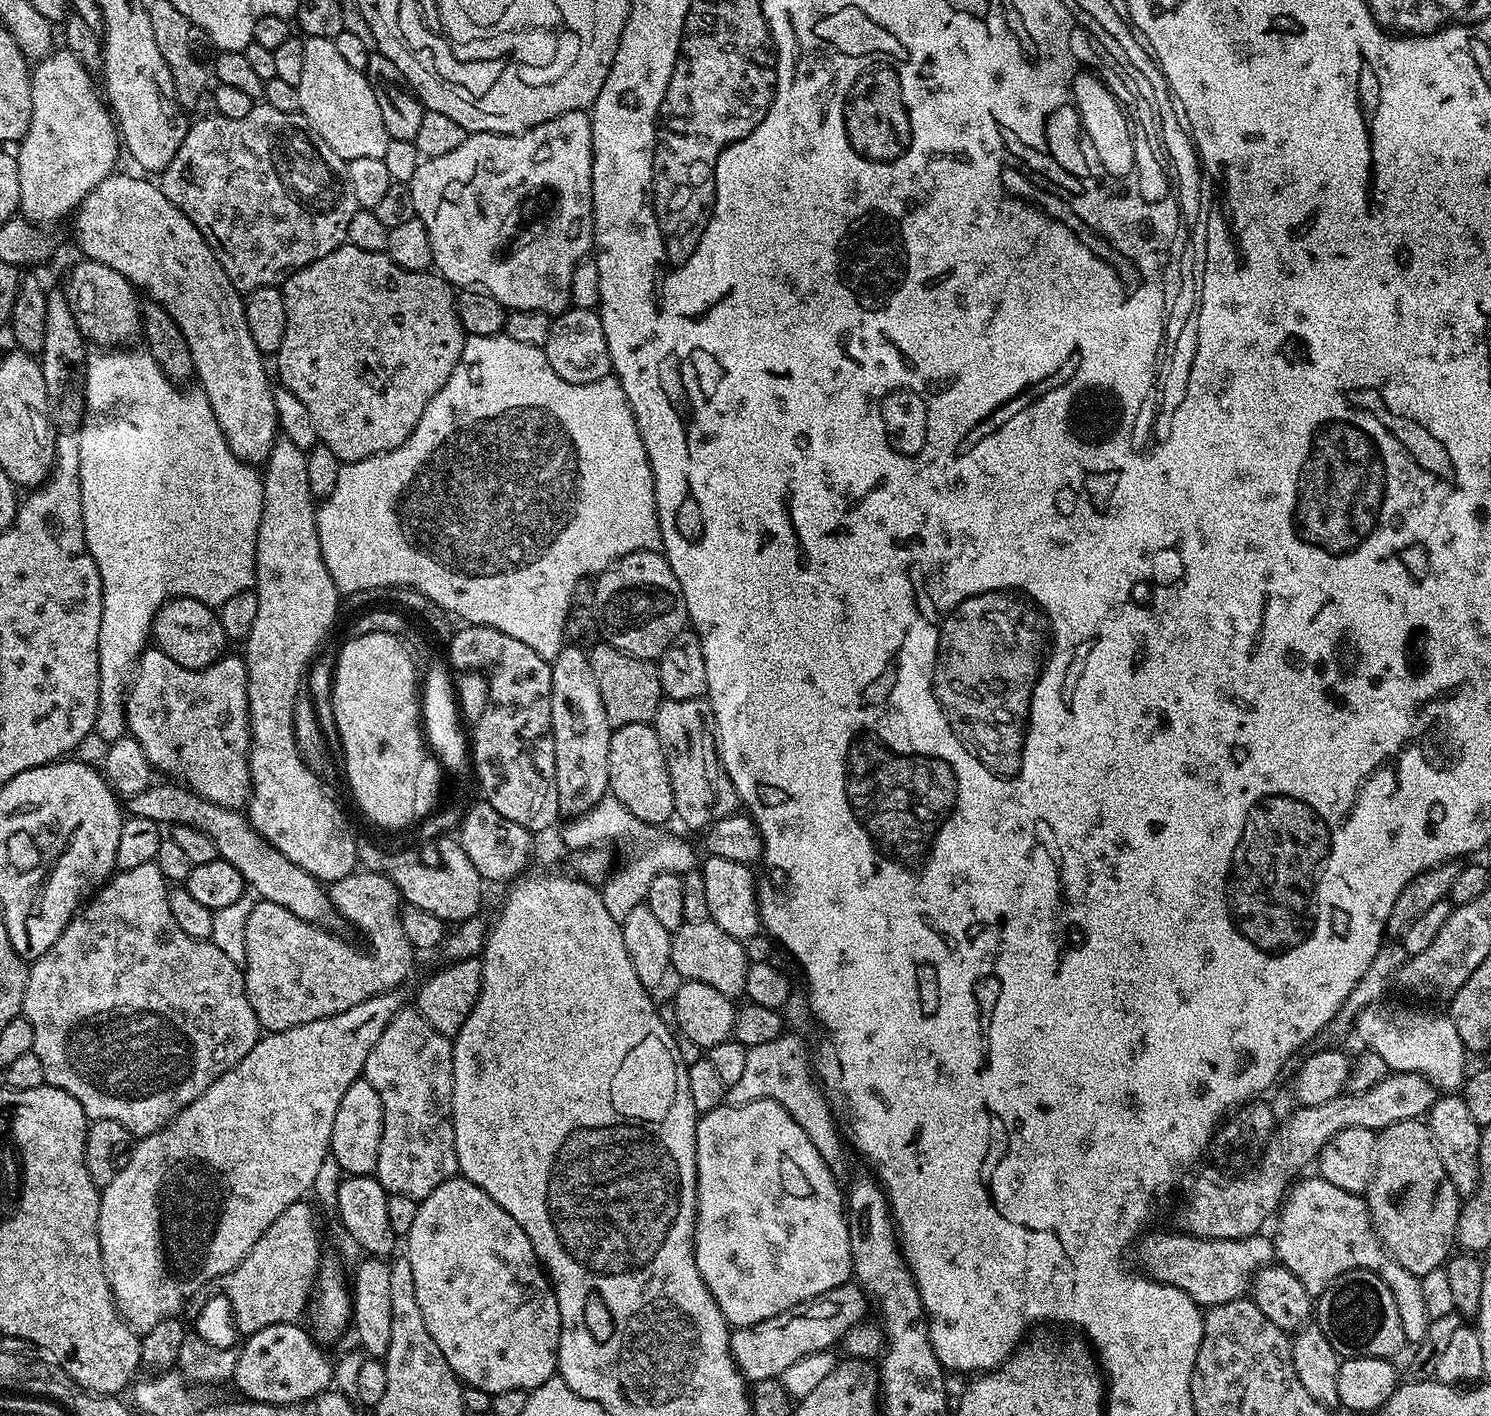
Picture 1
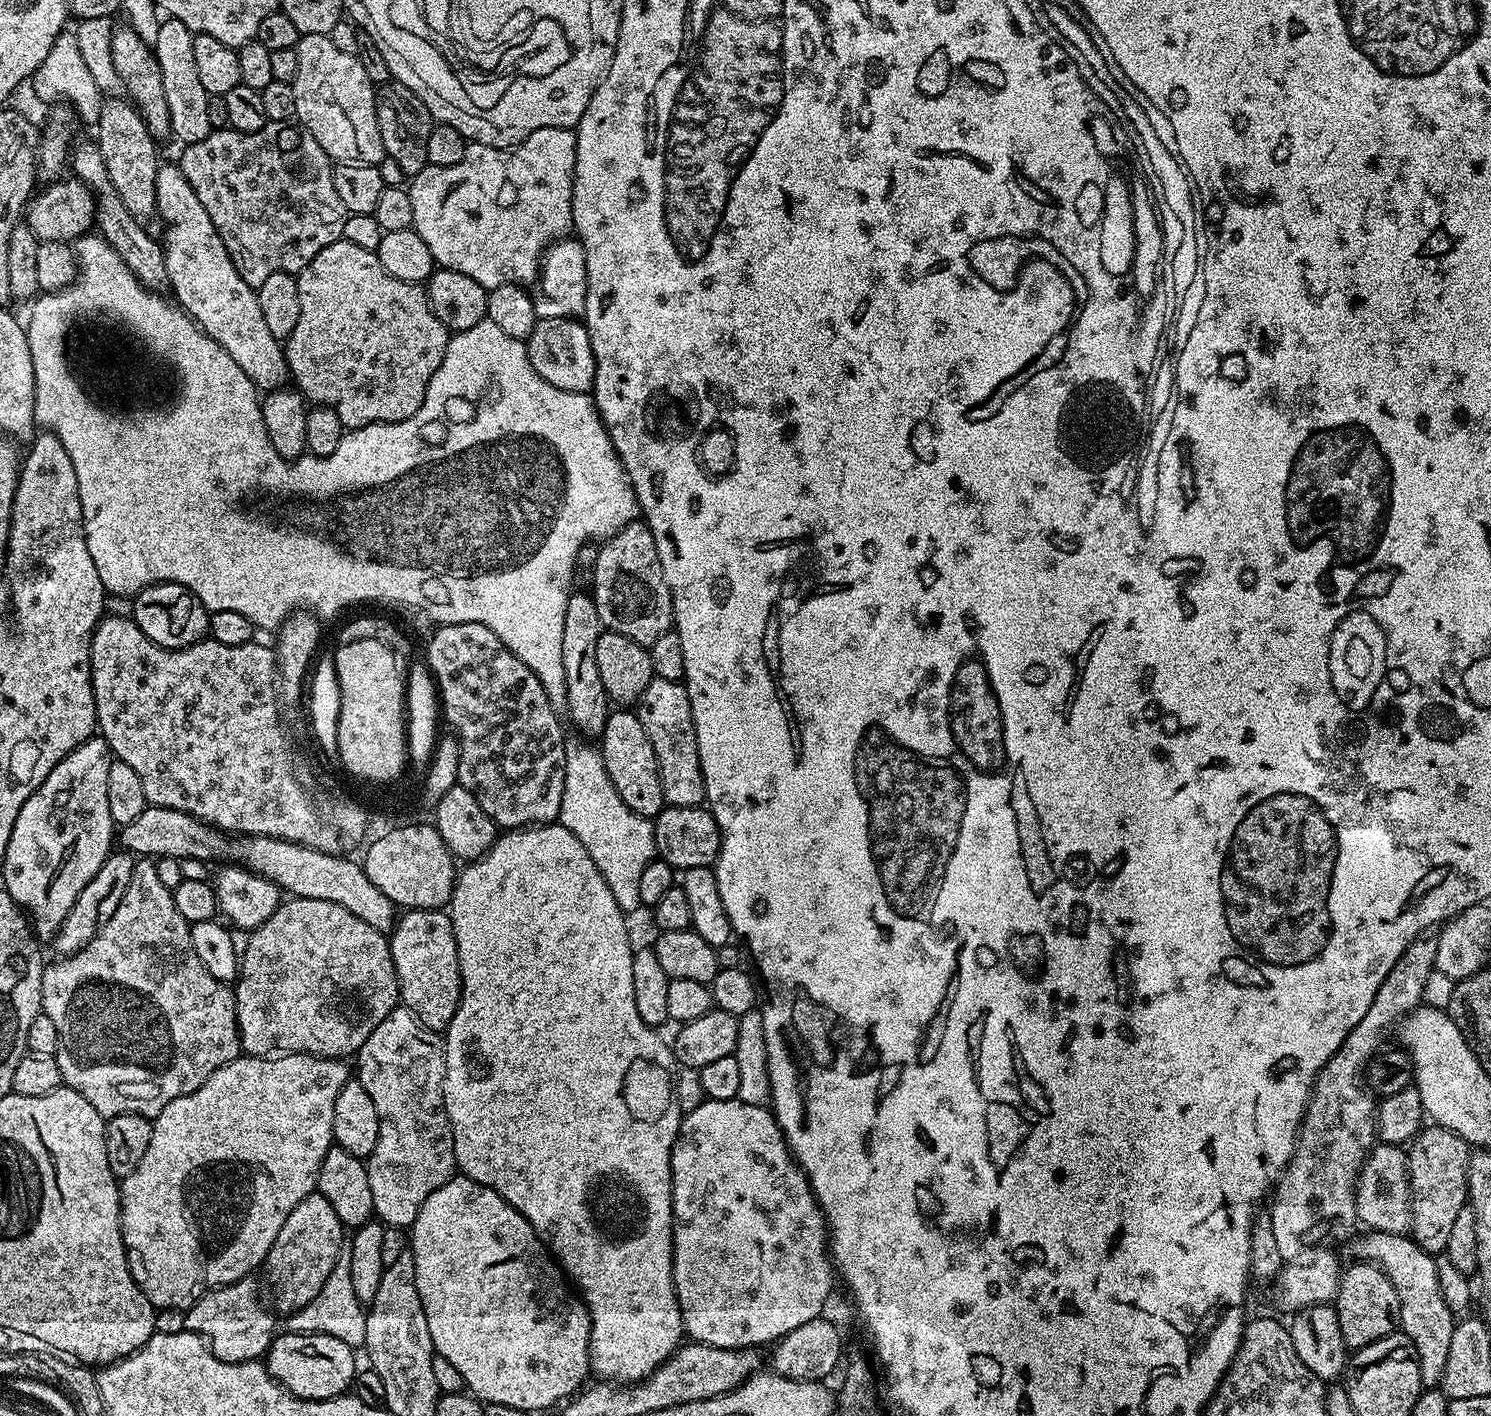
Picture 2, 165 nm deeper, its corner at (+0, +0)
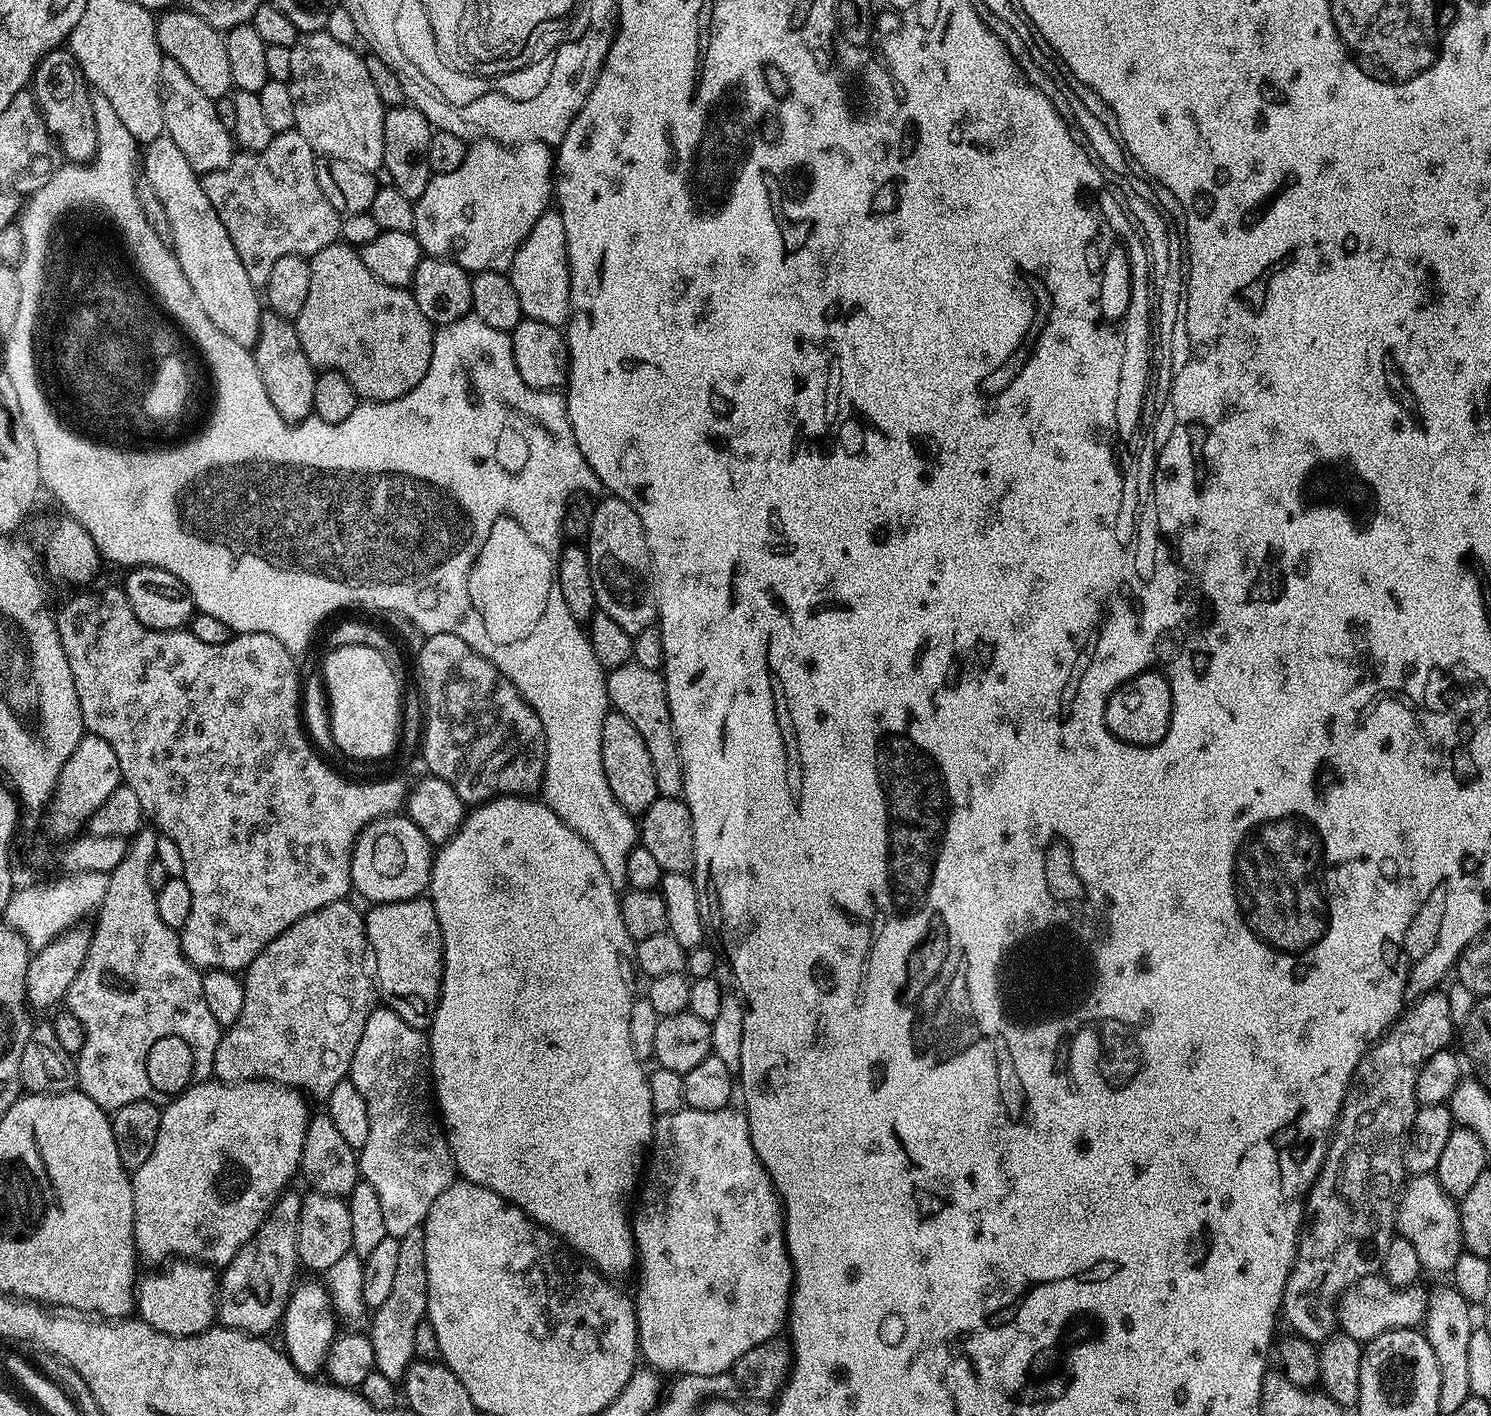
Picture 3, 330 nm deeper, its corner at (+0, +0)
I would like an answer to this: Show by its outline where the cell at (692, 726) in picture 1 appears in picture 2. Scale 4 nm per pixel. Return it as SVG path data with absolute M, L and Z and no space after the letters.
M653 675L650 686L642 690L640 699L636 701L634 711L638 722L642 722L642 730L646 730L646 738L650 738L650 746L654 746L665 801L674 807L703 805L704 775L698 758L698 738L690 698L683 683Z

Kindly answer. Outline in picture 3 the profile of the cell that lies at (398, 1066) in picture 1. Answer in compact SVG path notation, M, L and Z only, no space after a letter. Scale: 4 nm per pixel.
M377 1006L373 1008L370 1018L366 1018L366 1030L362 1030L362 1038L358 1038L358 1050L354 1050L350 1079L354 1086L358 1086L358 1094L362 1094L363 1100L366 1101L366 1114L370 1114L370 1134L366 1138L366 1146L359 1149L358 1152L360 1174L363 1183L374 1186L374 1190L378 1194L378 1202L382 1202L382 1219L386 1222L388 1235L399 1238L410 1234L410 1230L423 1225L434 1198L438 1198L438 1194L442 1194L442 1190L449 1188L453 1180L457 1179L458 1176L456 1163L452 1161L452 1151L448 1145L448 1138L444 1135L444 1129L438 1119L438 1108L434 1103L434 1092L430 1087L430 1044L425 1033L421 1029L410 1026L402 1018L398 1018L398 1014L394 1014L386 1007Z

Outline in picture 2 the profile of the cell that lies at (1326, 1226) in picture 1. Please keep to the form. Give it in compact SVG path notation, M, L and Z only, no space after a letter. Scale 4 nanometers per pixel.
M1371 1230L1363 1234L1365 1236L1357 1235L1347 1241L1346 1247L1352 1255L1351 1259L1374 1264L1390 1278L1398 1294L1402 1331L1414 1342L1414 1350L1418 1350L1421 1385L1425 1389L1439 1388L1442 1374L1446 1370L1446 1358L1450 1355L1450 1338L1454 1338L1458 1320L1450 1306L1446 1306L1446 1298L1442 1296L1438 1284L1437 1257L1427 1252L1408 1234L1396 1235Z

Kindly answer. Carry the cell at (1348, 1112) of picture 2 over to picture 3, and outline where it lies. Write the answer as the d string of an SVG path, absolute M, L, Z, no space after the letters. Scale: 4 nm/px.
M1433 990L1424 993L1405 1011L1404 1015L1368 1049L1368 1052L1358 1062L1354 1070L1352 1080L1344 1092L1344 1101L1340 1107L1340 1117L1336 1120L1336 1127L1332 1130L1332 1139L1328 1141L1328 1152L1324 1156L1324 1164L1320 1167L1320 1173L1312 1188L1306 1193L1306 1223L1300 1233L1300 1244L1296 1247L1296 1265L1292 1267L1292 1273L1288 1276L1286 1290L1284 1291L1284 1302L1282 1305L1282 1316L1295 1335L1311 1342L1323 1342L1337 1331L1338 1321L1336 1319L1336 1303L1339 1302L1341 1294L1354 1282L1358 1282L1367 1276L1375 1276L1381 1271L1386 1246L1390 1246L1392 1237L1396 1232L1396 1206L1400 1199L1401 1191L1406 1183L1406 1171L1404 1169L1404 1154L1410 1144L1410 1133L1416 1118L1418 1105L1416 1103L1416 1079L1422 1070L1422 1066L1439 1052L1445 1051L1452 1040L1452 1004L1448 996L1441 990Z

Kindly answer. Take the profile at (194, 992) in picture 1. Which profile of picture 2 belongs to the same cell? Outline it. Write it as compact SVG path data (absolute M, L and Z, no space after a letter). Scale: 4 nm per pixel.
M137 859L130 886L126 886L126 894L122 894L122 902L118 902L118 910L110 914L110 920L101 926L84 948L56 959L60 960L54 961L53 964L51 961L42 974L40 1007L43 1016L50 1018L58 1030L58 1050L55 1058L58 1070L62 1070L63 1087L73 1088L75 1092L82 1094L82 1098L86 1098L86 1102L90 1102L90 1106L94 1106L100 1116L107 1118L118 1114L138 1114L155 1118L167 1104L174 1102L174 1098L182 1098L198 1090L198 1086L202 1086L202 1082L206 1082L206 1078L210 1078L214 1070L226 1066L241 1055L240 1031L236 1021L236 993L229 985L218 982L218 978L214 978L214 974L210 974L210 970L206 970L206 966L198 962L198 954L194 954L194 946L190 942L188 920L178 914L172 889L166 887L158 878L155 859Z

